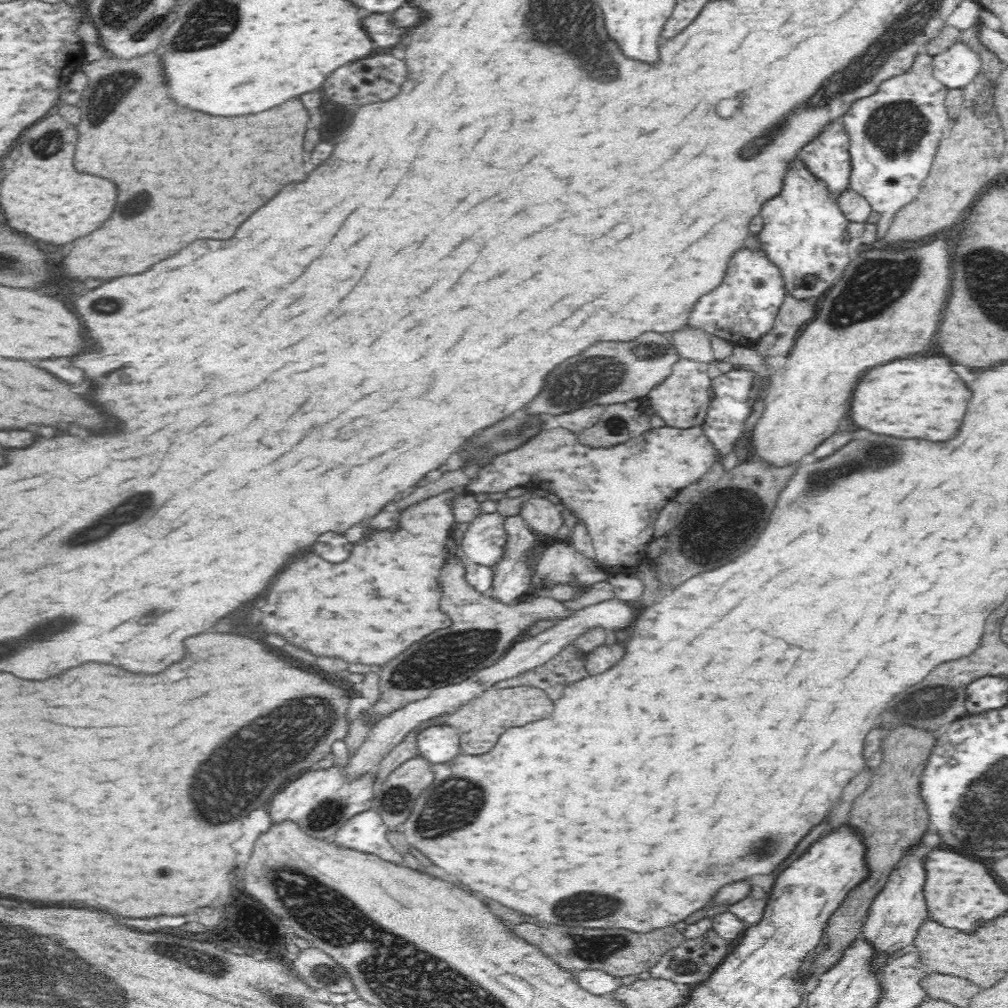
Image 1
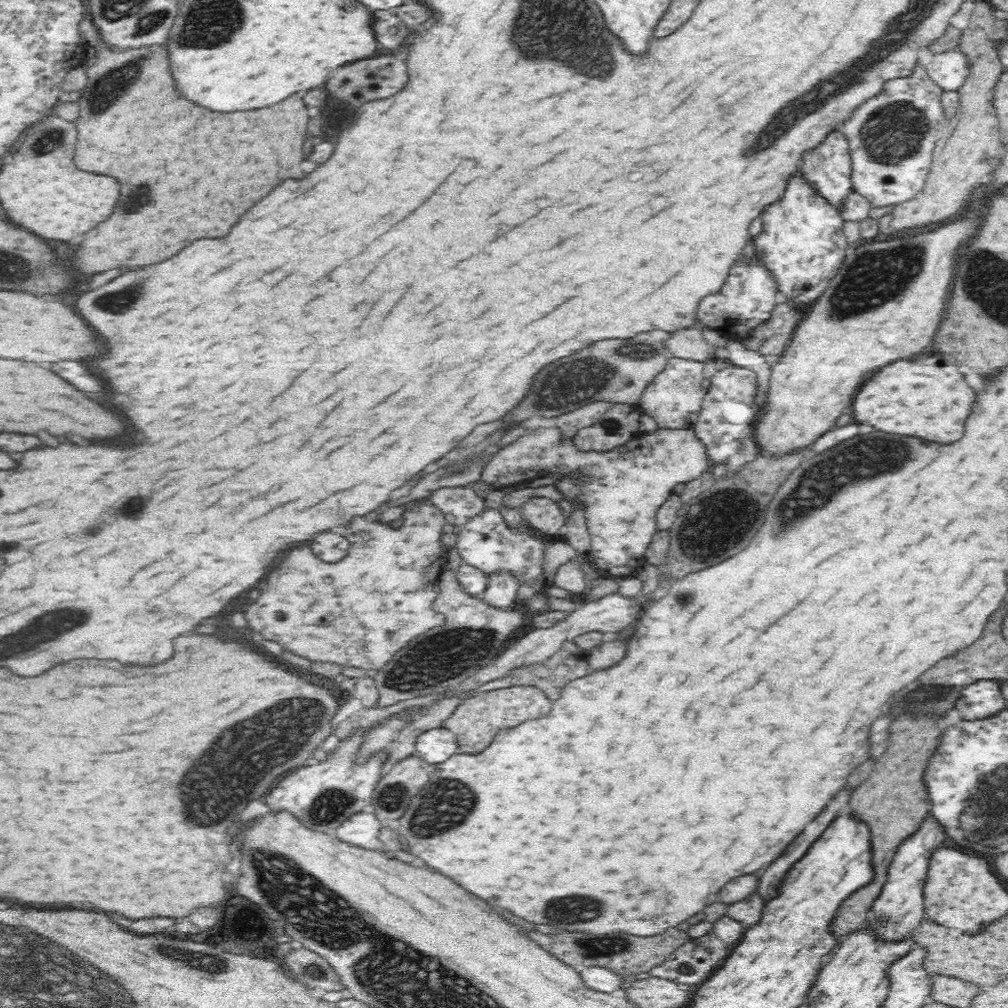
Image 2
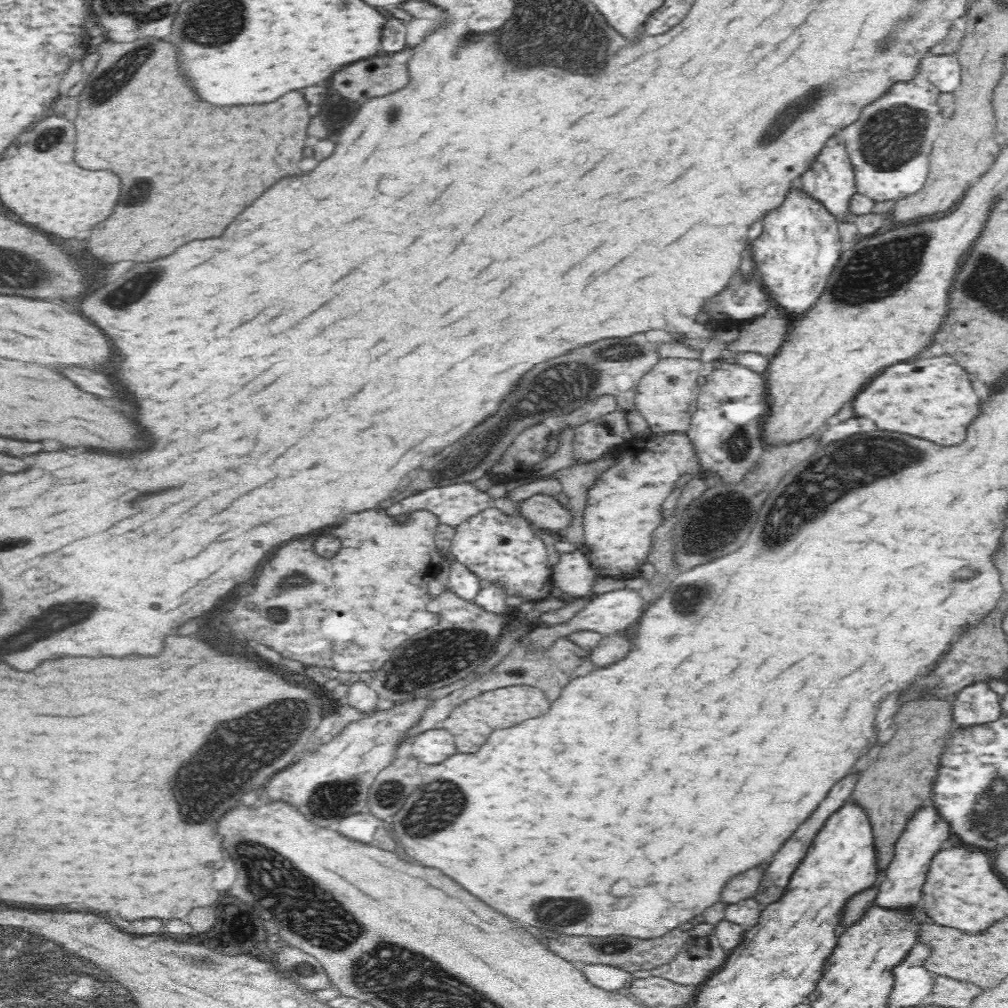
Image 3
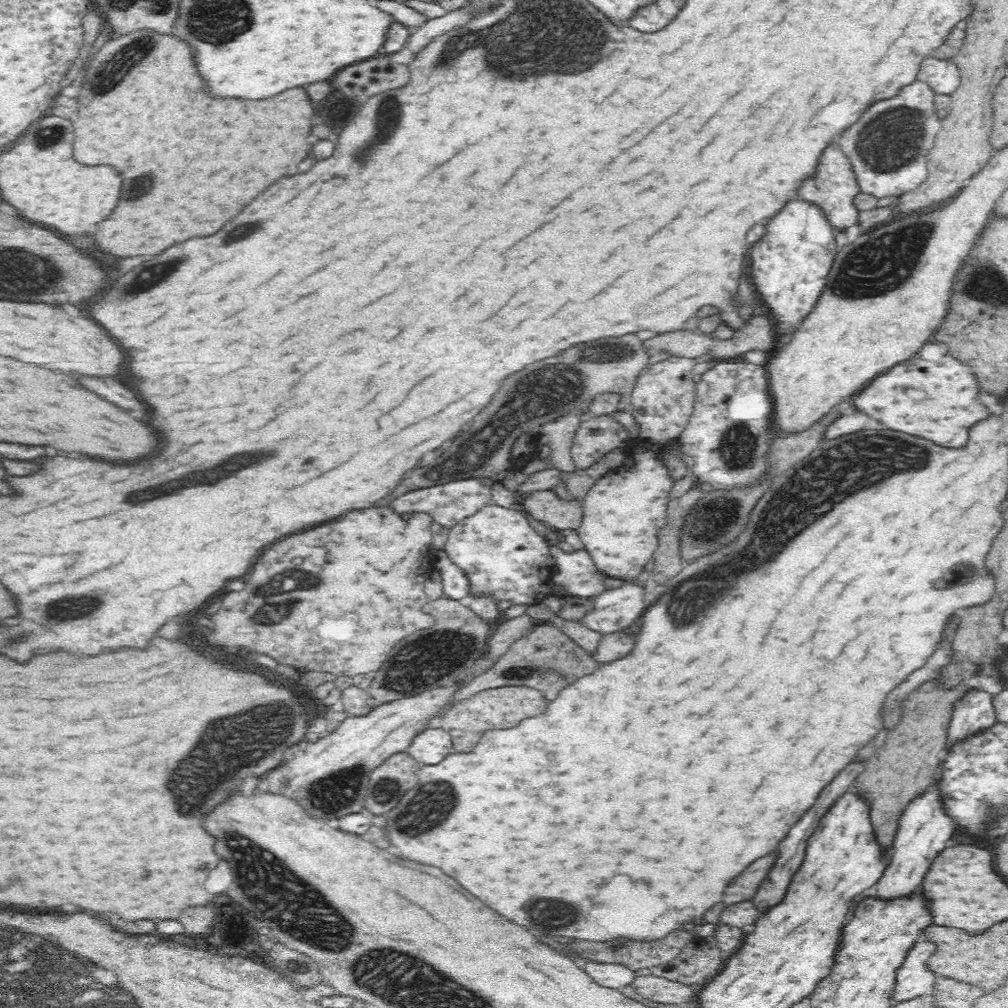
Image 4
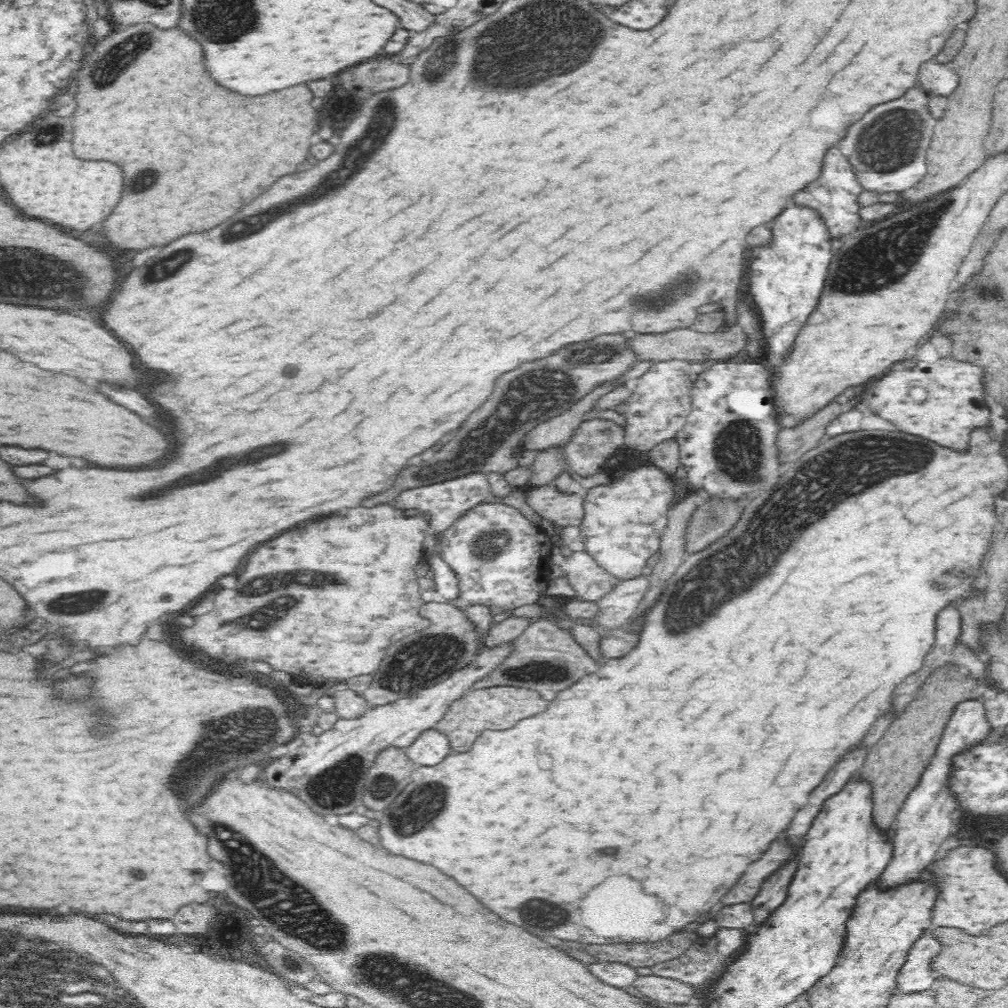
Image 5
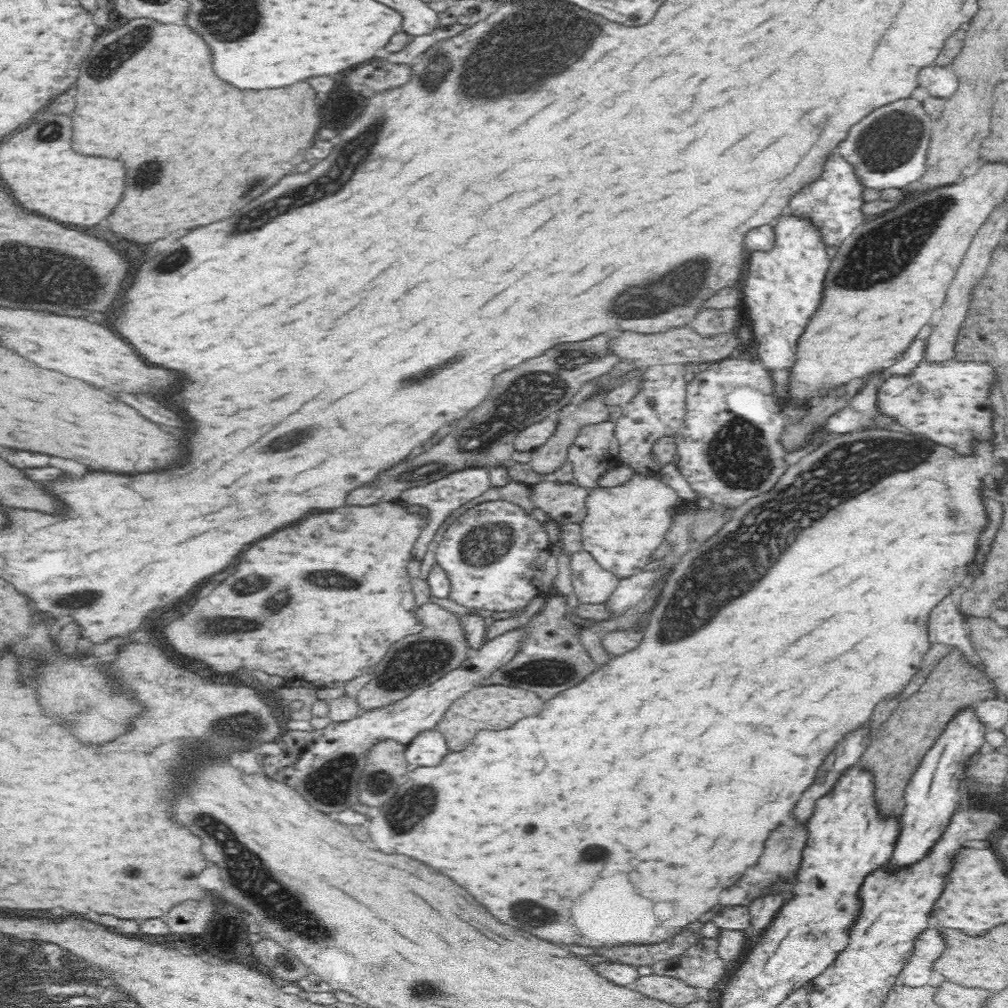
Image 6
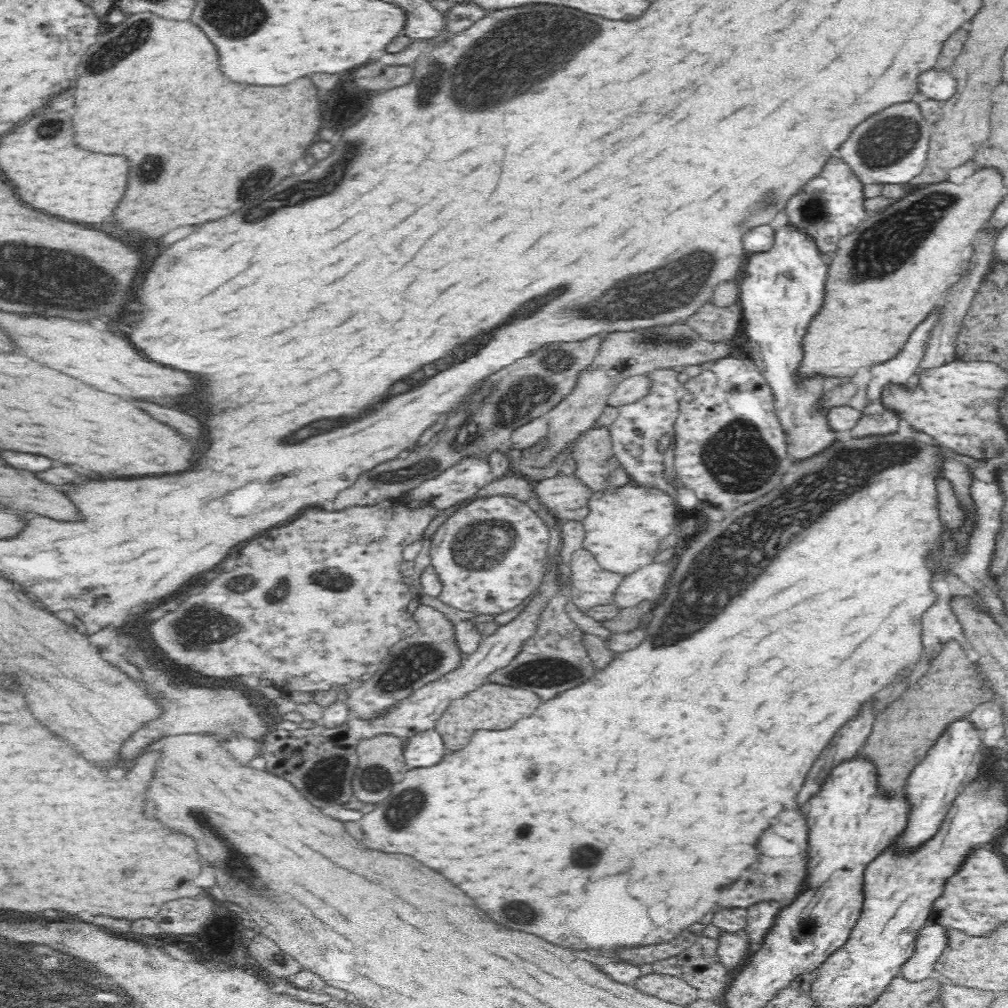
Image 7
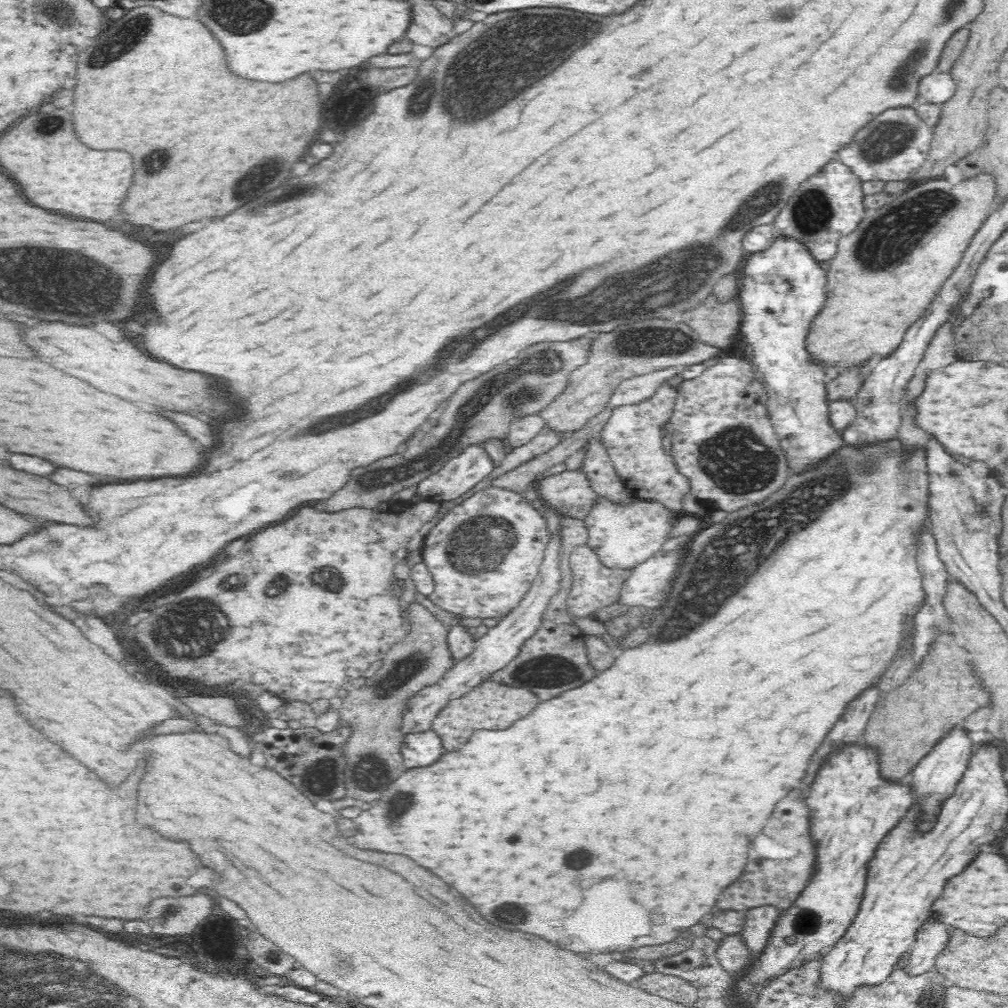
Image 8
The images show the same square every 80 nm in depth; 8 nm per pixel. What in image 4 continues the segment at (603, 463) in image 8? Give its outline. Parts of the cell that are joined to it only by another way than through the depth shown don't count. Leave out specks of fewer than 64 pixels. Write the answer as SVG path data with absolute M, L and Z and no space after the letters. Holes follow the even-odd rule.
M609 415L585 417L570 448L575 468L586 471L610 451L621 450L628 440L626 429Z

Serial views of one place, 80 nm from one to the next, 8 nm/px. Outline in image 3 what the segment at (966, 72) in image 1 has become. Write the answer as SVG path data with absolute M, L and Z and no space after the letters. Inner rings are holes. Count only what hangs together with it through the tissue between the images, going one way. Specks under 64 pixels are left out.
M956 54L928 56L921 60L918 73L941 93L954 92L961 82L961 66L956 58Z

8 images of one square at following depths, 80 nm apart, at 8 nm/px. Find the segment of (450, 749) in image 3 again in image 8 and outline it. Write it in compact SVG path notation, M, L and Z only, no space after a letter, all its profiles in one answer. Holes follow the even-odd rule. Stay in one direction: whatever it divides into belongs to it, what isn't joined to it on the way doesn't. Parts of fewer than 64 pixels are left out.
M430 728L419 733L404 735L401 746L404 768L430 766L442 756L440 737Z

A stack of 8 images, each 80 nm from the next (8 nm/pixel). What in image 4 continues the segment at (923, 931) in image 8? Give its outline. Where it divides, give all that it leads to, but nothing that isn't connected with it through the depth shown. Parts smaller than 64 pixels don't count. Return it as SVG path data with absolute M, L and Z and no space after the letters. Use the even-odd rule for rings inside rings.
M917 940L908 957L898 968L892 994L894 1001L908 1000L920 995L933 994L934 972L928 968L930 956L936 952L936 944L930 940Z

